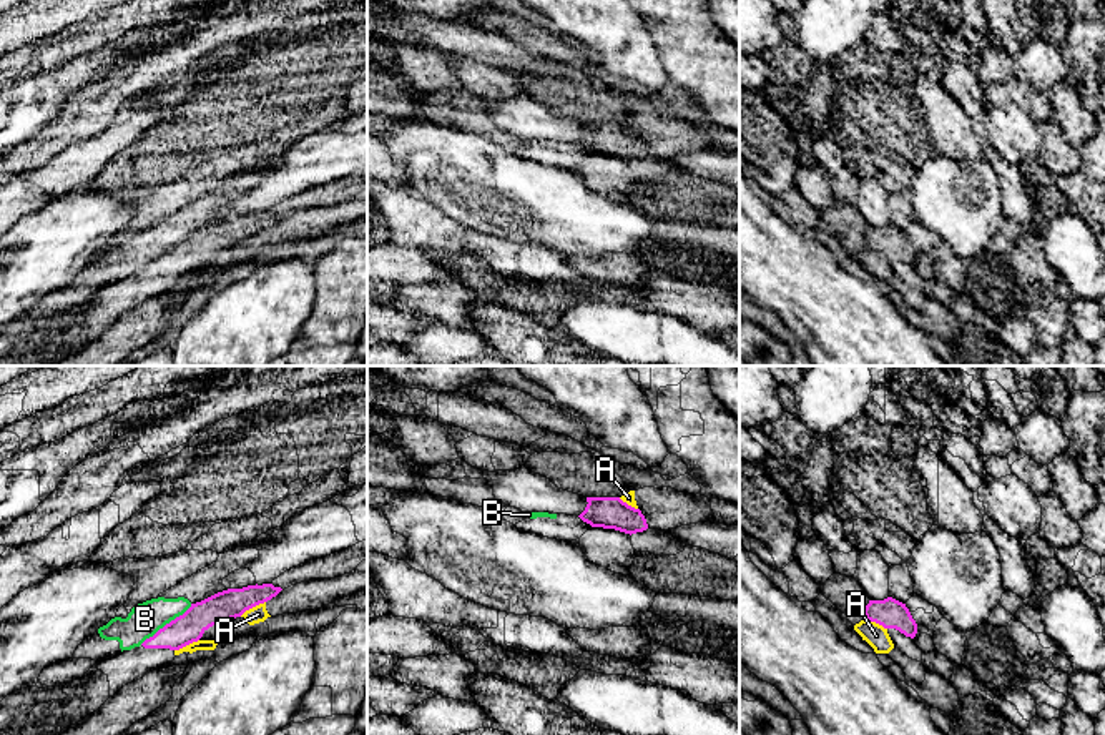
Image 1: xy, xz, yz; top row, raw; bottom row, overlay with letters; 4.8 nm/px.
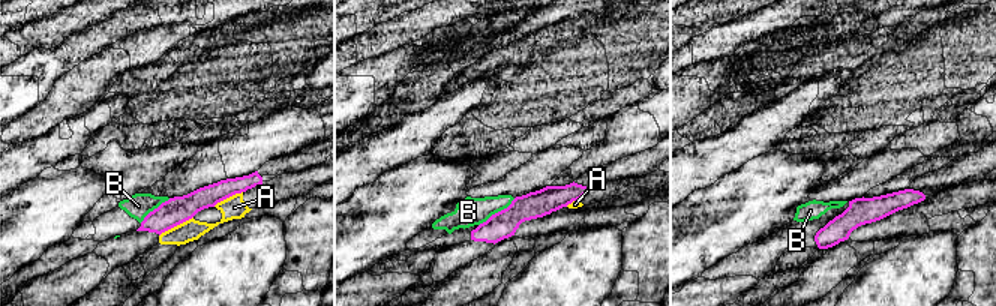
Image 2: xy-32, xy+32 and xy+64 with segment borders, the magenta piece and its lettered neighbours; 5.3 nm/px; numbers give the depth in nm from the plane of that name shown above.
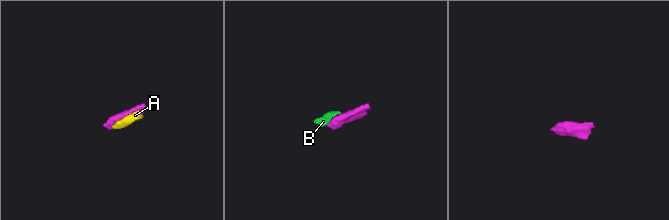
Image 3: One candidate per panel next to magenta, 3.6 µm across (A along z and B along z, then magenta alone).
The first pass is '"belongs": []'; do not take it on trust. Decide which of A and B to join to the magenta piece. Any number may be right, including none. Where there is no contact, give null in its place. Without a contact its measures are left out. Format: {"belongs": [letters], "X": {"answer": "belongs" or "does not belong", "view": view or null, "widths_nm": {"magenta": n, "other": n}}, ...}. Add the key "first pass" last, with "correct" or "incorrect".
{"belongs": [], "A": {"answer": "does not belong", "view": "xy", "widths_nm": {"magenta": 140, "other": 80}}, "B": {"answer": "does not belong", "view": "xy", "widths_nm": {"magenta": 140, "other": 160}}, "first pass": "correct"}

